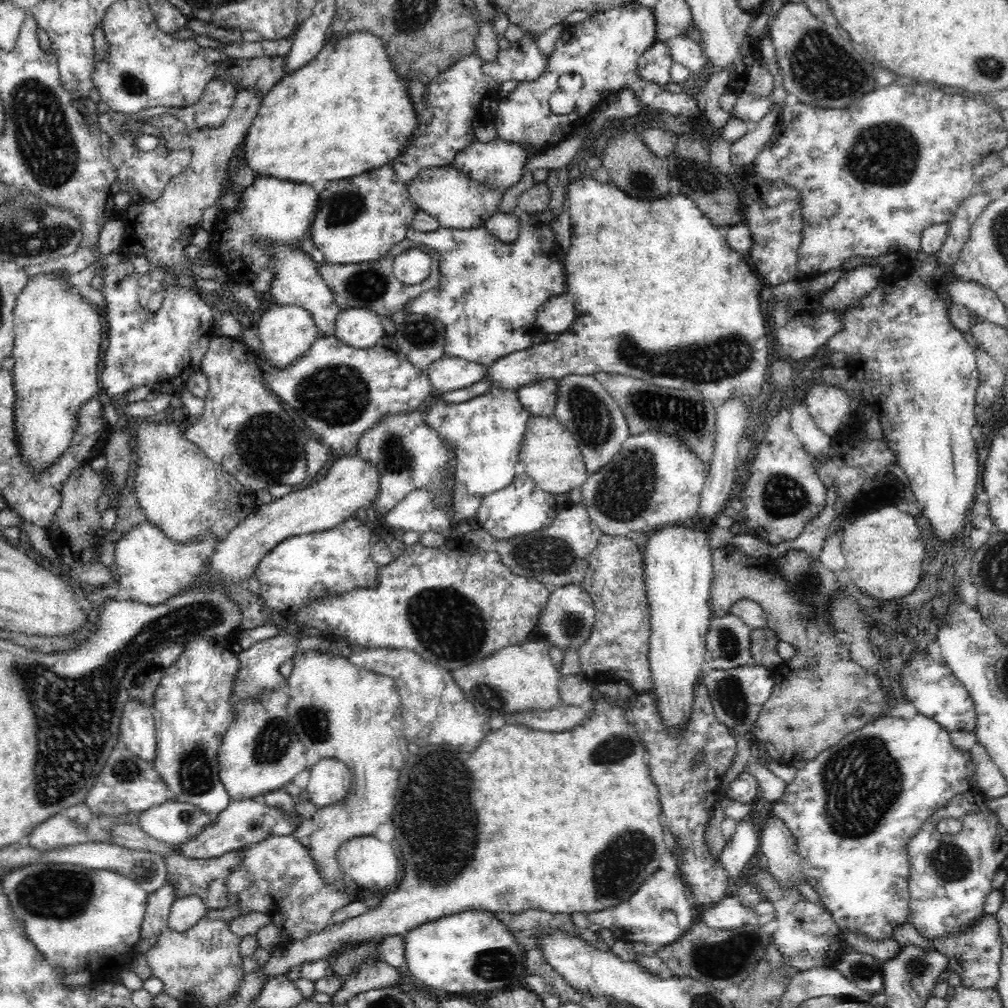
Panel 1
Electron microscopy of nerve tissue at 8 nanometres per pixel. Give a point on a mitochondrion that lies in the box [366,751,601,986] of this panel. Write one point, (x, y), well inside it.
(492, 964)

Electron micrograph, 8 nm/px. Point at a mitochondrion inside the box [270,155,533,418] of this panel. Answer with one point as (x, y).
(369, 285)

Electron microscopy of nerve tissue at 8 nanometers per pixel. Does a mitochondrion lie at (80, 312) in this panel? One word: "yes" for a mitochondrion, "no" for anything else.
no

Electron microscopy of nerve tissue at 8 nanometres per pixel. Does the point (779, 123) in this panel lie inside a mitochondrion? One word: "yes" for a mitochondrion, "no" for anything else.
no

